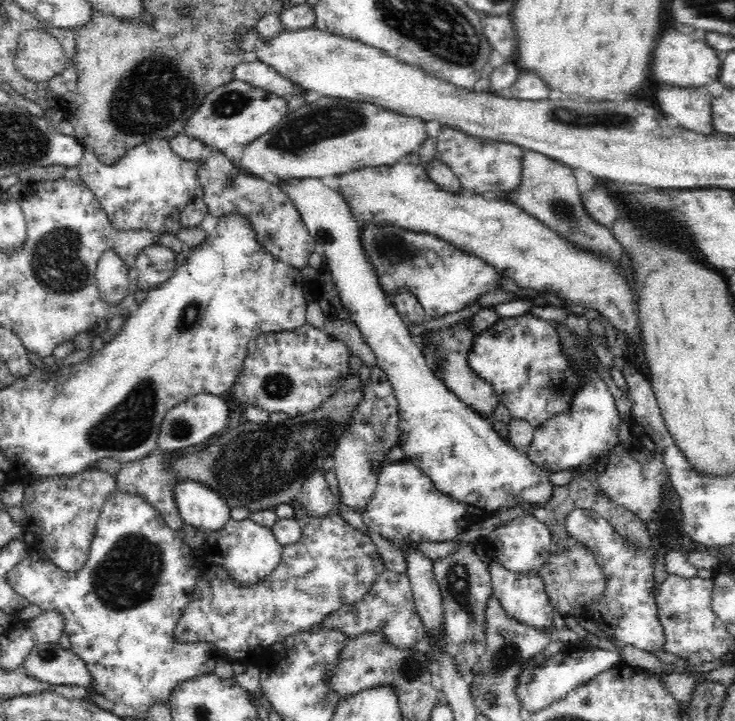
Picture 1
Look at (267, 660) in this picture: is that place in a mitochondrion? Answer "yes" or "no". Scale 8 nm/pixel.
no

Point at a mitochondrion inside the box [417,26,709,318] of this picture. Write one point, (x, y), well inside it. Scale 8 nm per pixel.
(563, 209)

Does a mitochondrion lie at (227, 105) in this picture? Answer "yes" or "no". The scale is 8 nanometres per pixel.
yes

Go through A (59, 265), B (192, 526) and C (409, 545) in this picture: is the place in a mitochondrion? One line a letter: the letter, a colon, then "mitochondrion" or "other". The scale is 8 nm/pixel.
A: mitochondrion
B: other
C: other

